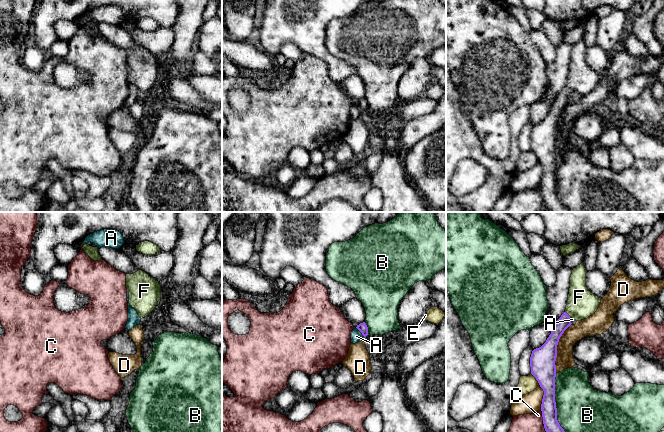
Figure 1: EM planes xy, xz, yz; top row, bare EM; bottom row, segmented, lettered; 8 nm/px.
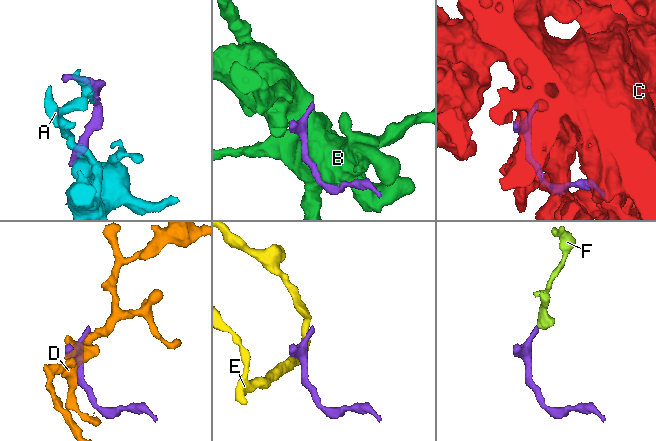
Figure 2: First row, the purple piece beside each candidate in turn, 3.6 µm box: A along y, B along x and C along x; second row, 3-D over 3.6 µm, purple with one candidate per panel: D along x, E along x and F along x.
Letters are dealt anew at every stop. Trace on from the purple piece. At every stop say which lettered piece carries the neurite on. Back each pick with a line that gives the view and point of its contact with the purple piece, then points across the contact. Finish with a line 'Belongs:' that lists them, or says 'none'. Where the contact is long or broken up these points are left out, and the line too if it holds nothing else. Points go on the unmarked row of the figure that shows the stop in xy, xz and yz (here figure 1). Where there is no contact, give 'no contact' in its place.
F: meets purple in yz at (568, 91); runs through yz (564, 97), (568, 91), (581, 80)
Belongs: F

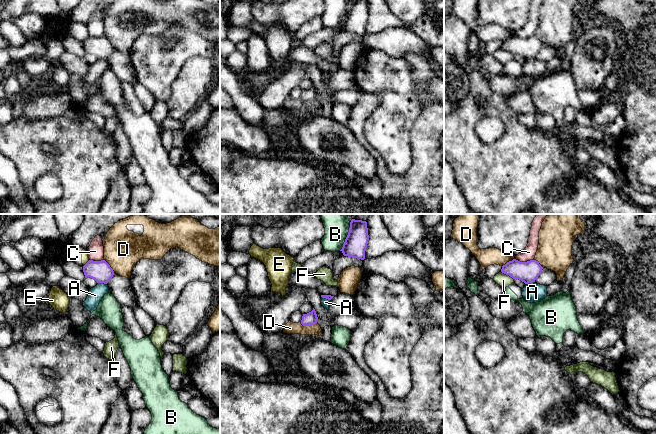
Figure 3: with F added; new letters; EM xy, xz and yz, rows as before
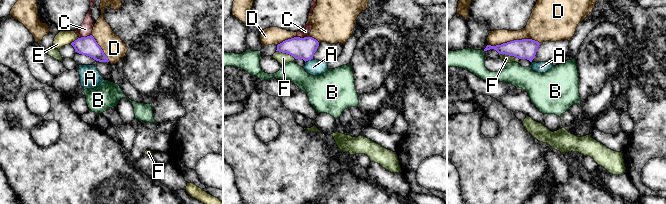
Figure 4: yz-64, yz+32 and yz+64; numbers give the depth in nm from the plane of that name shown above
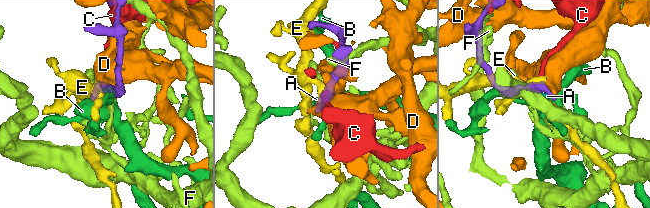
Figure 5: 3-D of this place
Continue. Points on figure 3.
Belongs: none

